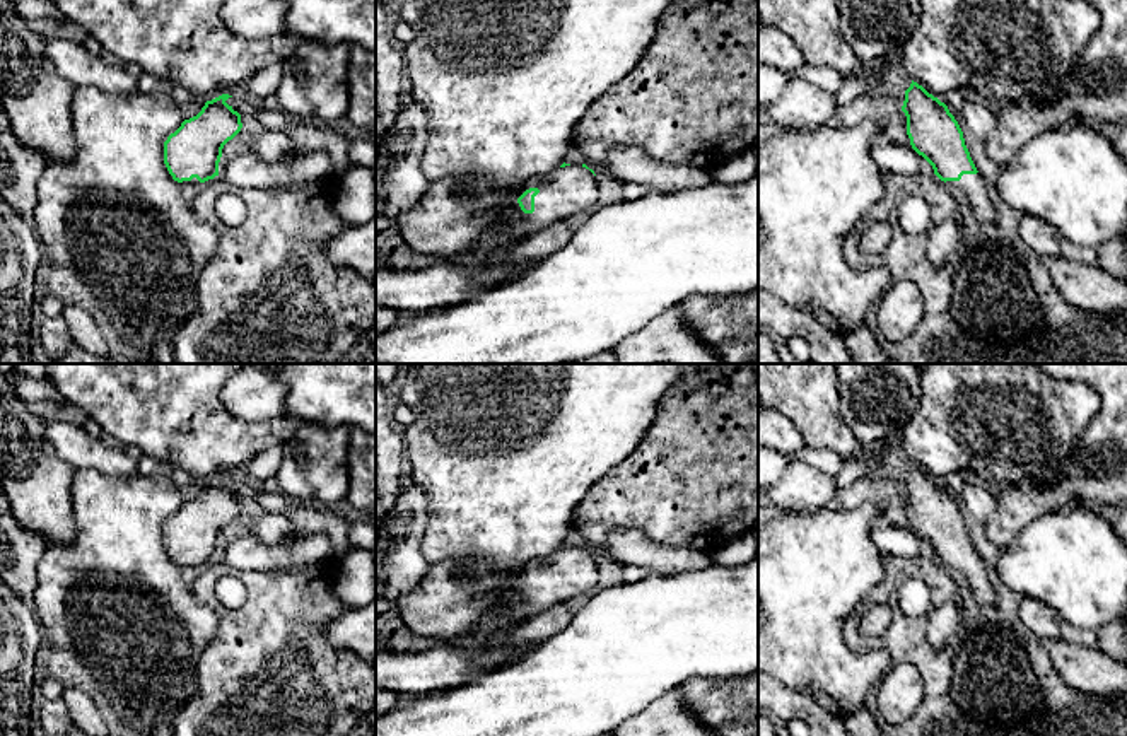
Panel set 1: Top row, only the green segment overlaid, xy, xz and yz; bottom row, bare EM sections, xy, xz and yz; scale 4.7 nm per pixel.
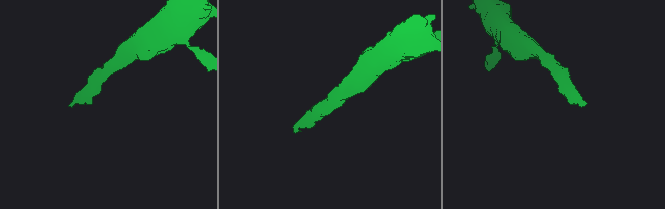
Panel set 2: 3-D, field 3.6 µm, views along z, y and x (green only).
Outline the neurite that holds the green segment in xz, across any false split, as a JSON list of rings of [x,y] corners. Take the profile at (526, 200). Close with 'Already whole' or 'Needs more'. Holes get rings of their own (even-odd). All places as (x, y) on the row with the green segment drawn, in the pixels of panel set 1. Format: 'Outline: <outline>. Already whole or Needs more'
Outline: [[[562,164],[558,169],[517,186],[517,205],[511,215],[511,236],[521,239],[598,202],[598,176],[586,164]]]. Needs more

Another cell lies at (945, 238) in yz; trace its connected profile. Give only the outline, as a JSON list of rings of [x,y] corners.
[[[946,220],[941,225],[931,229],[931,244],[927,256],[931,263],[949,263],[958,256],[960,234],[953,222]]]

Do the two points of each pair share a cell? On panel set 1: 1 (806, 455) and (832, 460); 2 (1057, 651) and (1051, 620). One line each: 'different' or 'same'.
1: same
2: different

